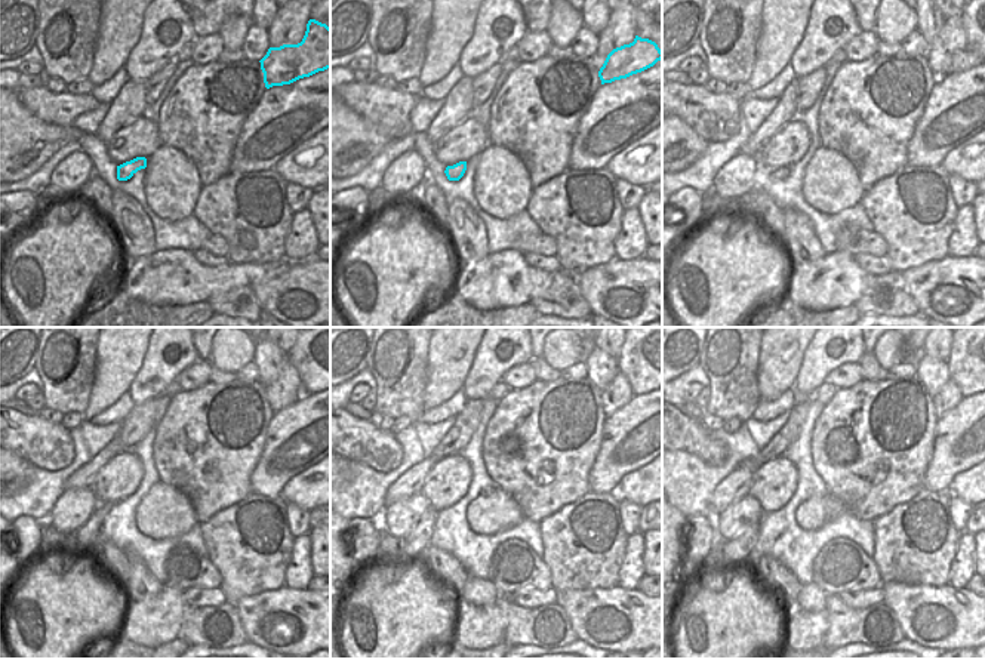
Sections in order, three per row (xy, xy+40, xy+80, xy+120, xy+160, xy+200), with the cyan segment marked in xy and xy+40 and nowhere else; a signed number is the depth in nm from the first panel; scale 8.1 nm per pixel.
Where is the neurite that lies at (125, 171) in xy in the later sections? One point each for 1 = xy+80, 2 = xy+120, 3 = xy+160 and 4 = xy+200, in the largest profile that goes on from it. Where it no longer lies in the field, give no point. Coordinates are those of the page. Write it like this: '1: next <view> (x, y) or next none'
1: next xy+80 (782, 172)
2: next xy+120 (86, 536)
3: next xy+160 (416, 541)
4: next xy+200 (733, 551)

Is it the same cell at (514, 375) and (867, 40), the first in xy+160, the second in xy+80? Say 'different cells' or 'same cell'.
same cell

